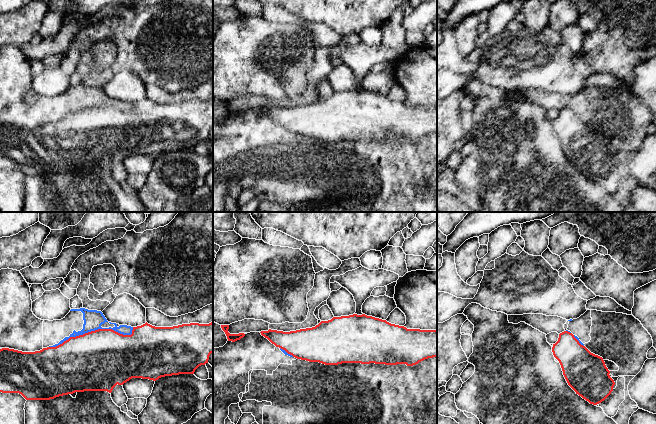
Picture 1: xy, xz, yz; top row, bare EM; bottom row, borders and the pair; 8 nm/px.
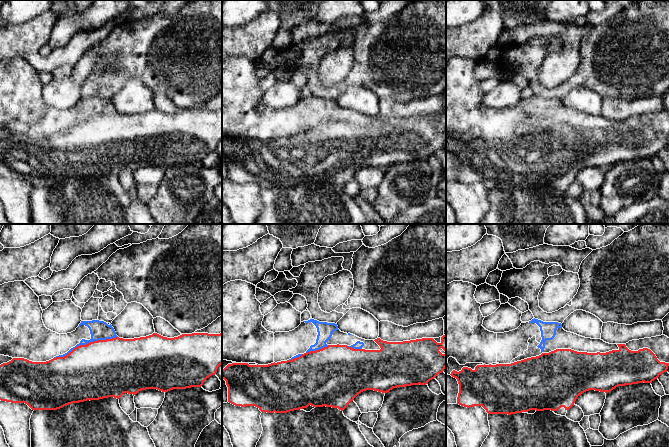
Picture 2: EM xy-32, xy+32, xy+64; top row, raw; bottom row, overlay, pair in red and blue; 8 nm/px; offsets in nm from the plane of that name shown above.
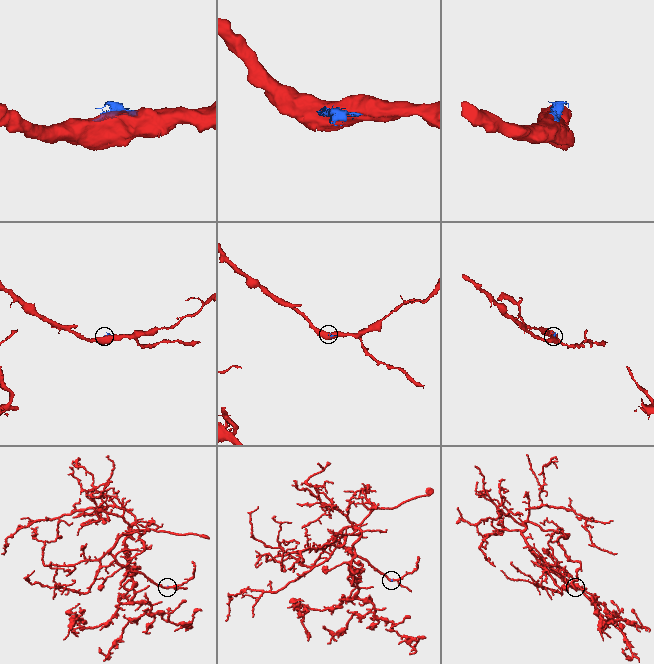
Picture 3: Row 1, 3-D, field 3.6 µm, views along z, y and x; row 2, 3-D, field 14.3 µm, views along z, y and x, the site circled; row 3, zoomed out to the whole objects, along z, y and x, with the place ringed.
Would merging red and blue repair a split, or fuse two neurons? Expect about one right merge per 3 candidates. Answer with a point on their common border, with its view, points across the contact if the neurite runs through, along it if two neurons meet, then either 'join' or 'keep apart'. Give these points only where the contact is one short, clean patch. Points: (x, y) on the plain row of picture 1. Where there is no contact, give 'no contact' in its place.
contact xy (93, 107); keep apart

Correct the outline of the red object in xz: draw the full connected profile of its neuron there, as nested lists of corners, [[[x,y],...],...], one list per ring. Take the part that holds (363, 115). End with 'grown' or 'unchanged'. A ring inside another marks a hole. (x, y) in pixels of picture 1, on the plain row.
[[[365,90],[333,93],[331,96],[321,97],[315,103],[296,107],[269,105],[260,109],[276,123],[297,135],[325,141],[375,139],[413,142],[425,135],[437,133],[437,106],[407,105]]] | unchanged

